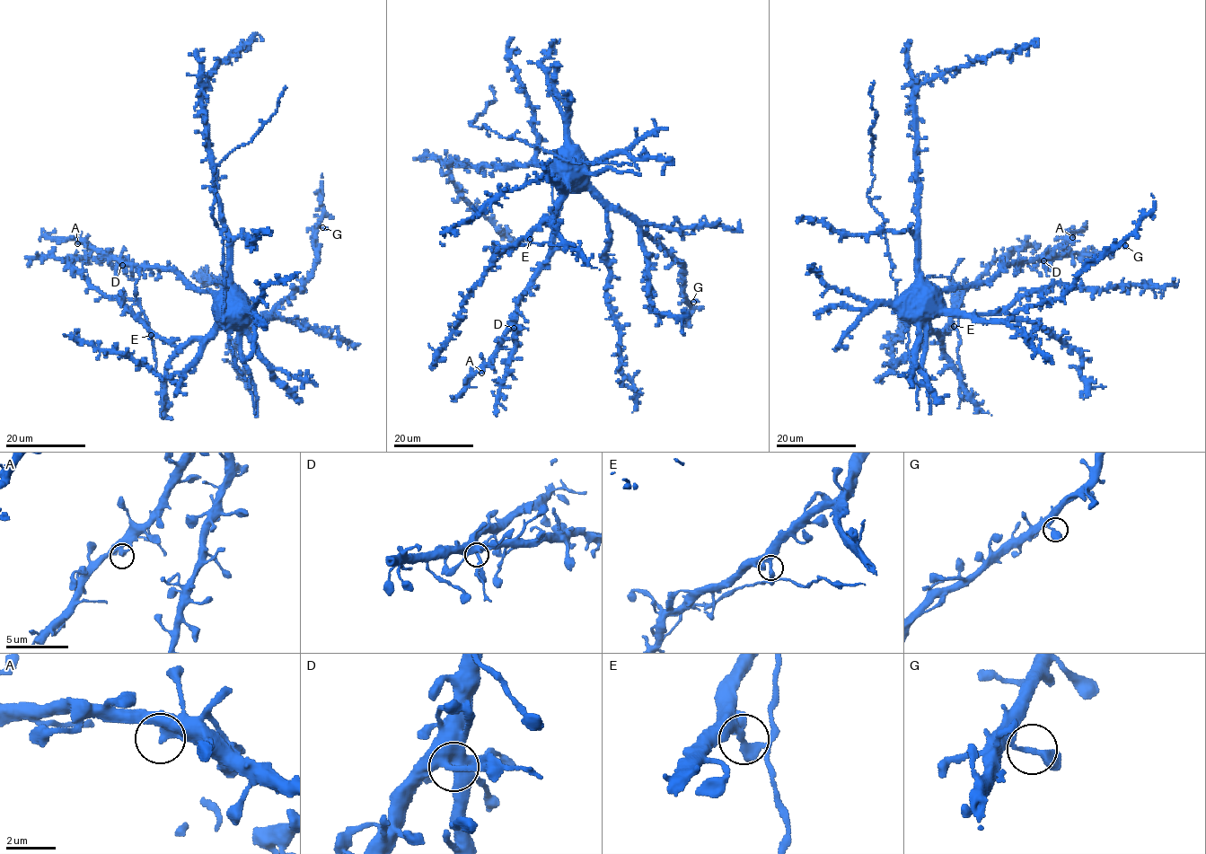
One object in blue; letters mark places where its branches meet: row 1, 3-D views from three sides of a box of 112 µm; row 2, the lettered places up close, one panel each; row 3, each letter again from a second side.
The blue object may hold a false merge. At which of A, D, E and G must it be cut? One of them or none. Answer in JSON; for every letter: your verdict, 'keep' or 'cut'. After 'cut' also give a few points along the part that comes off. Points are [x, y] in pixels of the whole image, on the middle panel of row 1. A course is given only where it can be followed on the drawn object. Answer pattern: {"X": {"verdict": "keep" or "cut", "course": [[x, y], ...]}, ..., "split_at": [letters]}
{"A": {"verdict": "keep"}, "D": {"verdict": "cut", "course": [[514, 328], [527, 330]]}, "E": {"verdict": "keep"}, "G": {"verdict": "keep"}, "split_at": ["D"]}

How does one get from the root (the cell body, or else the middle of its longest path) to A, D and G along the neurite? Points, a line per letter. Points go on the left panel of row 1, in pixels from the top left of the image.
A: (233, 298), (224, 293), (220, 294), (192, 288), (171, 270), (125, 263), (117, 257), (77, 243)
D: (233, 298), (224, 293), (220, 294), (192, 288), (171, 270), (122, 265)
G: (233, 298), (241, 298), (242, 311), (250, 318), (271, 316), (310, 277), (316, 259), (312, 238), (322, 227)

